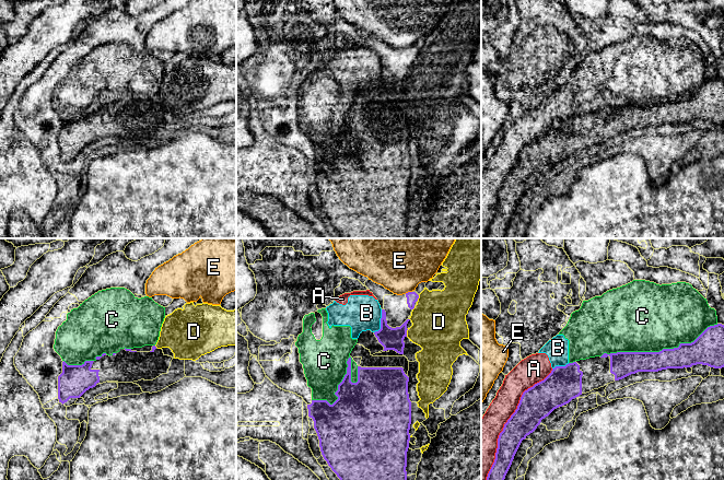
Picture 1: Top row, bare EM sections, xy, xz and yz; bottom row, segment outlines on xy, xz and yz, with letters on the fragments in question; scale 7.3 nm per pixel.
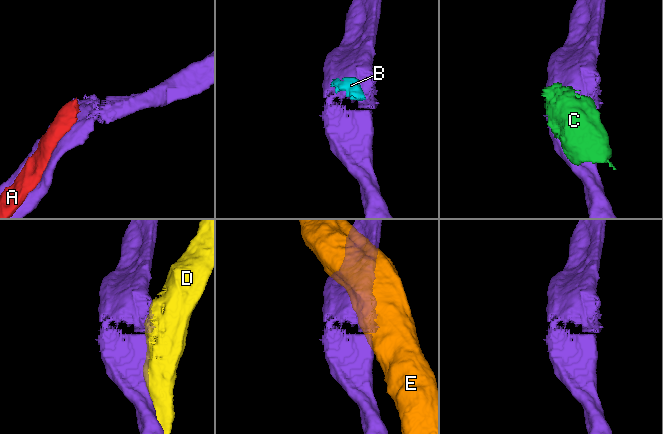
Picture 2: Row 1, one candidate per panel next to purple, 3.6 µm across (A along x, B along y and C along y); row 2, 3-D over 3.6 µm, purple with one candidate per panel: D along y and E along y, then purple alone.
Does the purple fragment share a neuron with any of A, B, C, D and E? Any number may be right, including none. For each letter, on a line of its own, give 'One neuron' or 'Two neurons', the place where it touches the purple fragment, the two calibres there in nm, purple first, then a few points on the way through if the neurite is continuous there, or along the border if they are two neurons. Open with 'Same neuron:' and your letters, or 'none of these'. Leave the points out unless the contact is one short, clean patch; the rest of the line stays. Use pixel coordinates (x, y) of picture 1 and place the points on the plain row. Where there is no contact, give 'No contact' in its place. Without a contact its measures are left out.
Same neuron: none of these
A: Two neurons. Touches purple at yz (506, 177). Thickness 240 nm (purple) against 240 nm
B: Two neurons. Touches purple at xz (381, 77). Thickness 160 nm (purple) against 260 nm
C: Two neurons. Touches purple at yz (660, 106). Thickness 180 nm (purple) against 480 nm
D: Two neurons. Touches purple at xz (406, 88). Thickness 160 nm (purple) against 400 nm
E: Two neurons. Touches purple at xz (408, 47). Thickness 80 nm (purple) against 360 nm

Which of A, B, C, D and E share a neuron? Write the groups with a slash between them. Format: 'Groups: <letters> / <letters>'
Groups: A B C / D / E

